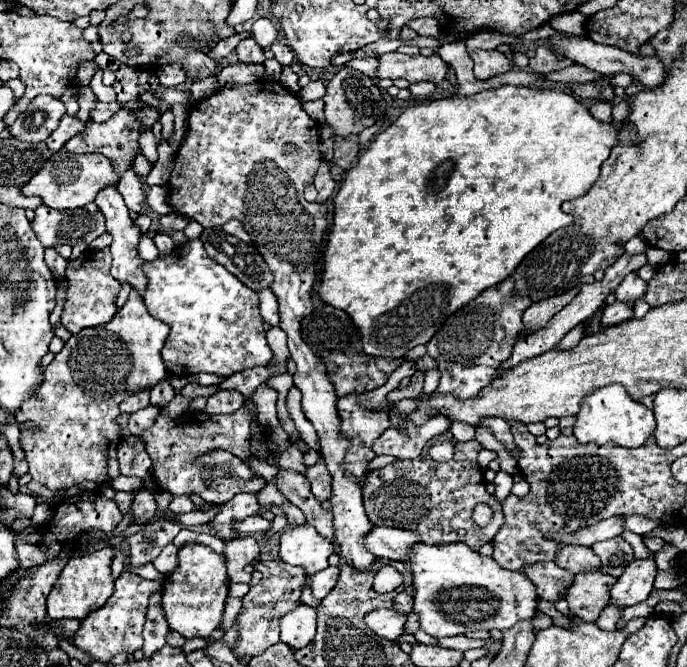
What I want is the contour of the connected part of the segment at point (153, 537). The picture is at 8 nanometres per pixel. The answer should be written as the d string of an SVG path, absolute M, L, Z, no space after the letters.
M158 519L156 523L148 525L146 529L138 531L136 535L128 537L130 545L130 565L142 567L144 563L152 563L160 551L180 533L182 525L170 519Z

